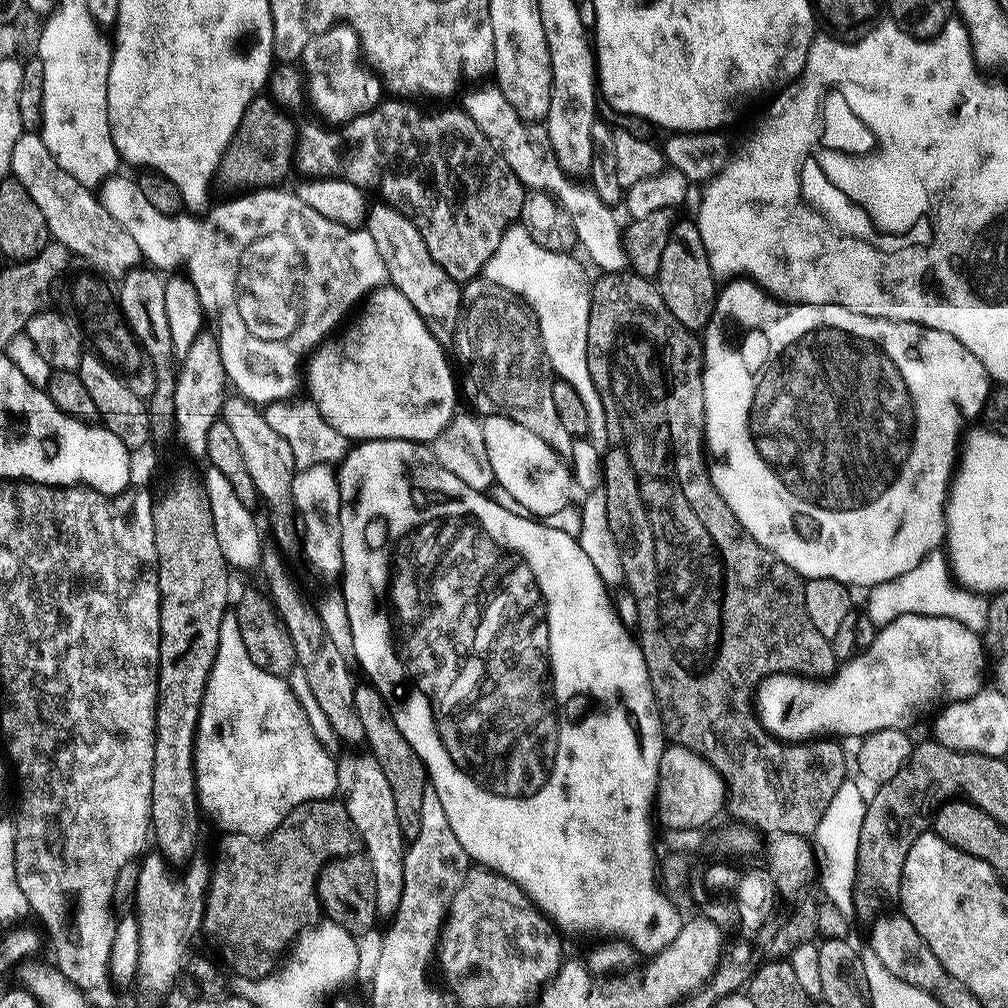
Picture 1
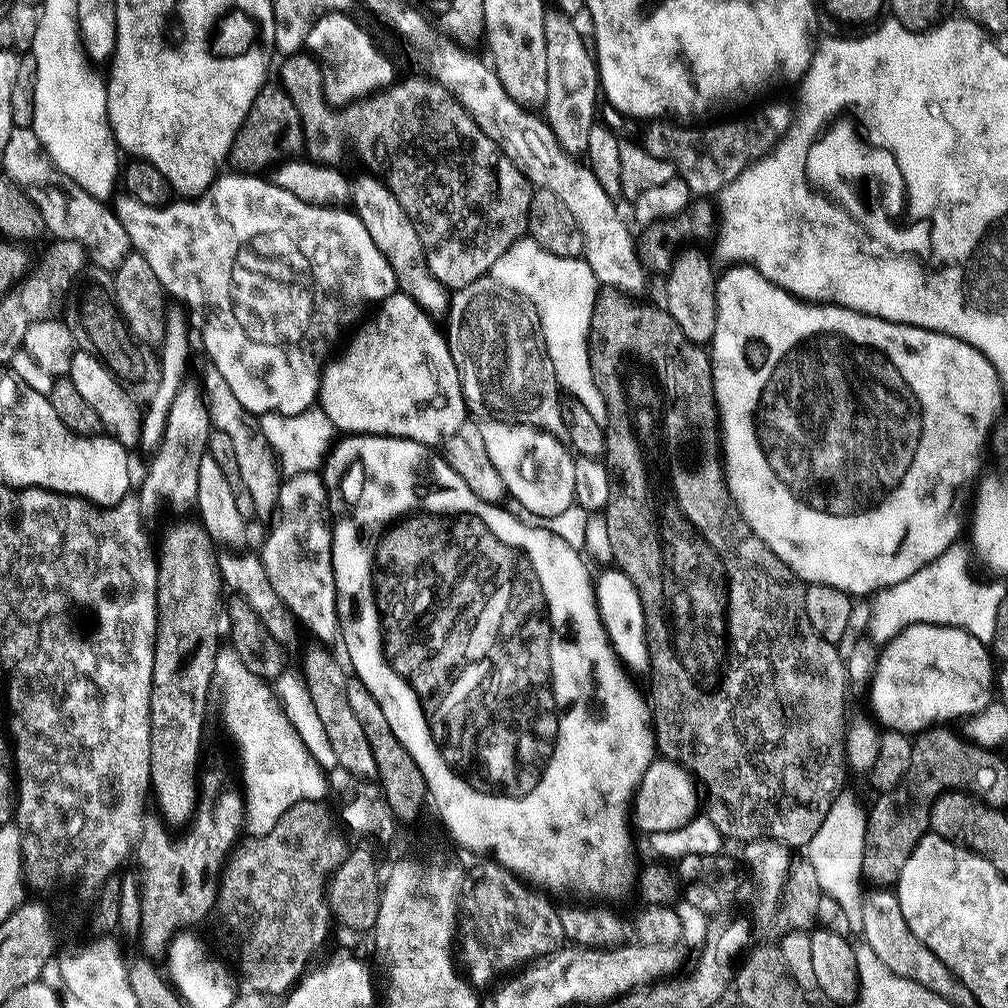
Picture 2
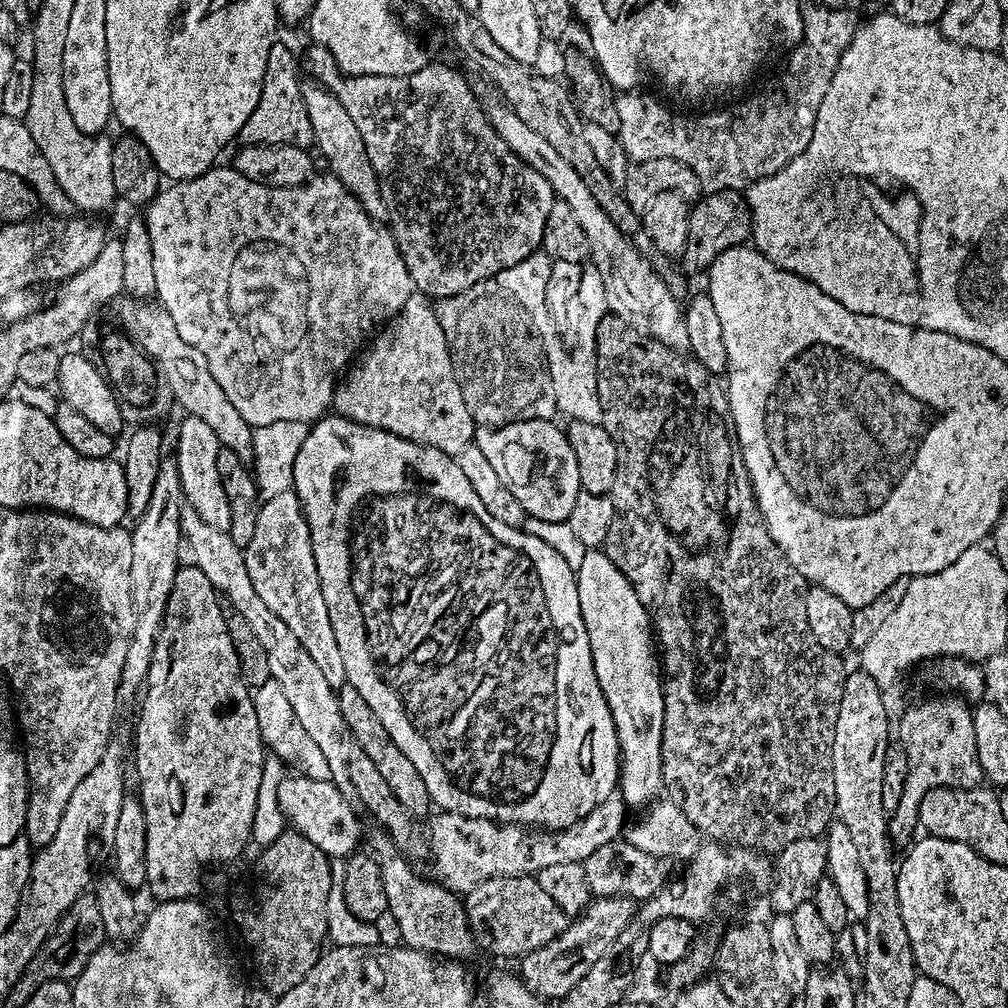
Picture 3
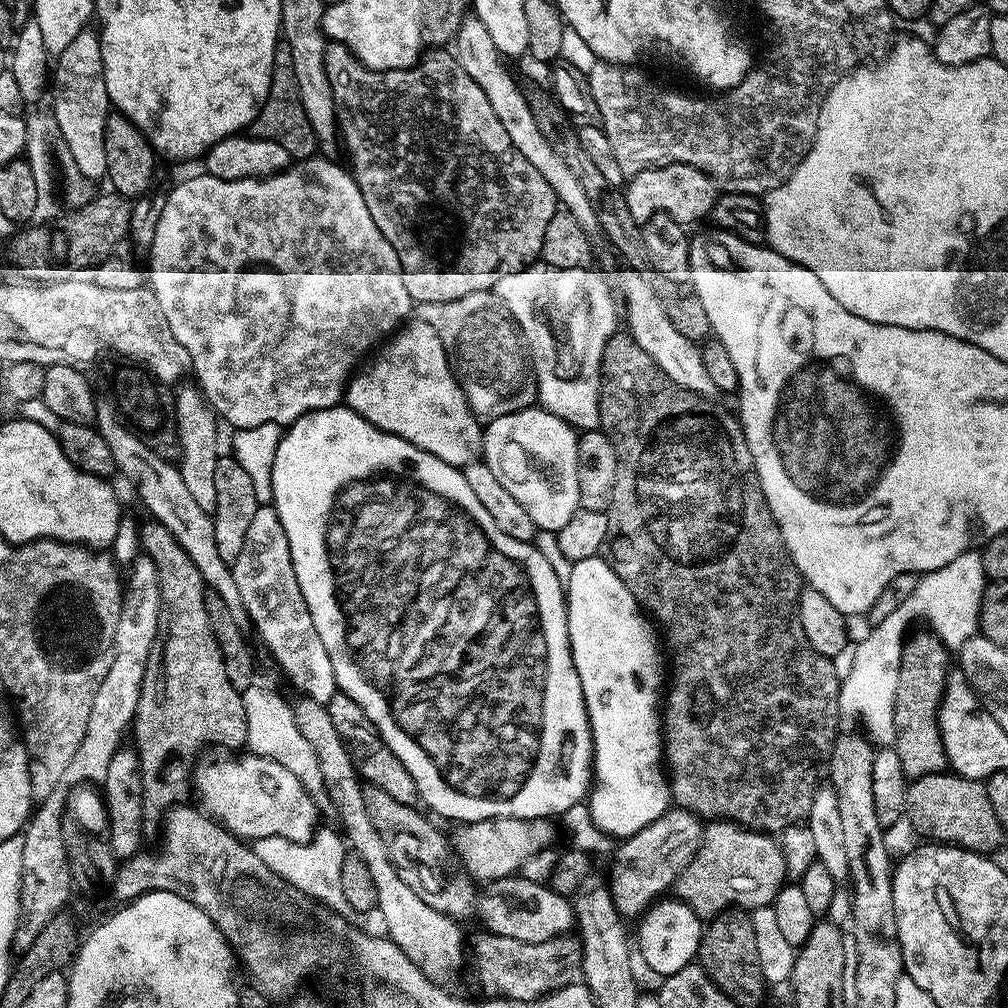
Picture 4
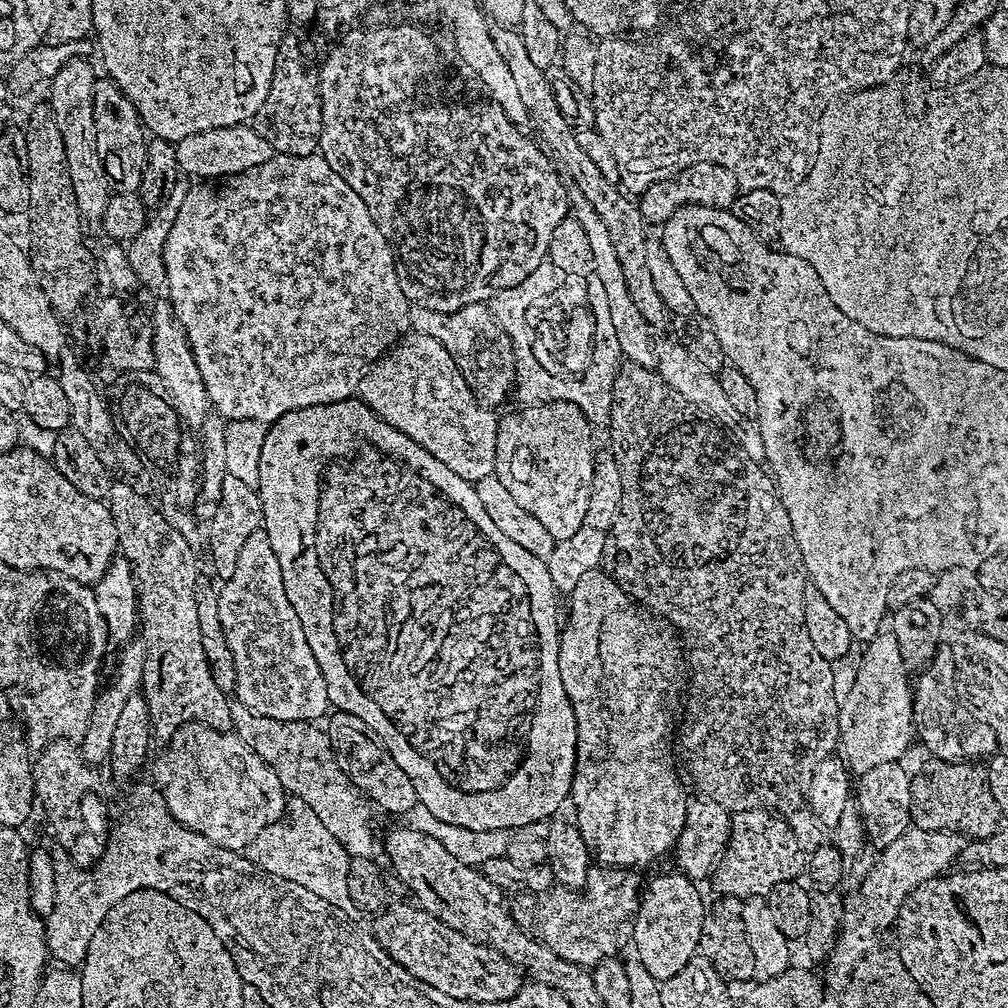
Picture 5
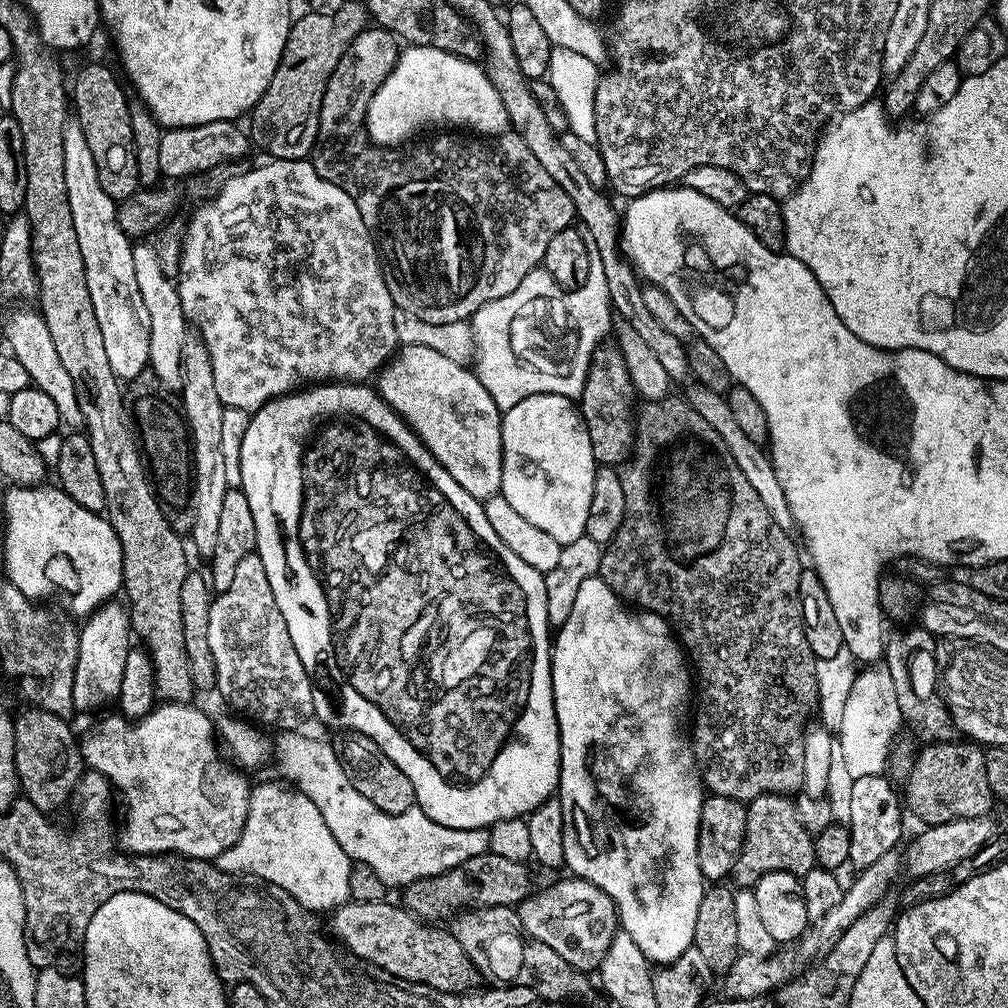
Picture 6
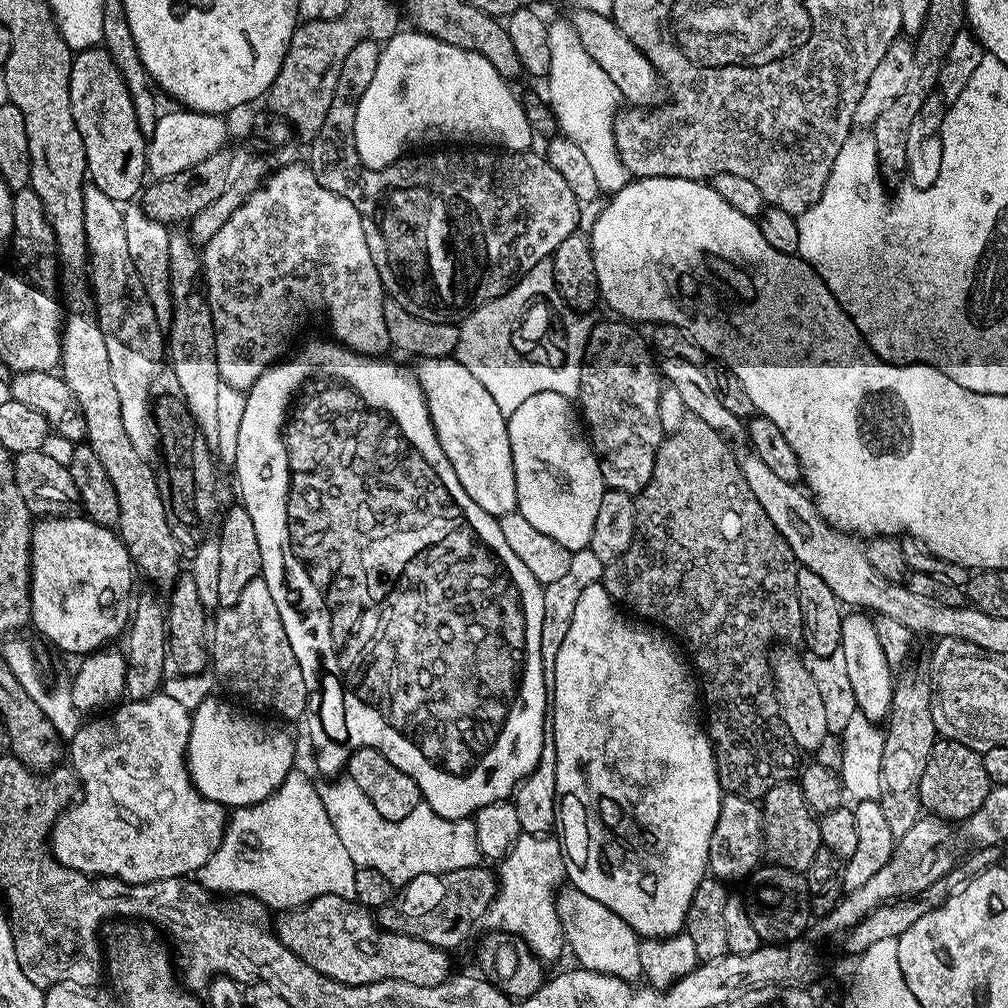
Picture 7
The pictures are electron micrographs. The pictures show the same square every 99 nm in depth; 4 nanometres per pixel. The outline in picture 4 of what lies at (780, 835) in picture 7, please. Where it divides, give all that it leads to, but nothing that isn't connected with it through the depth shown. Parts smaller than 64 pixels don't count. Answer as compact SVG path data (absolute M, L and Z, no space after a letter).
M714 820L705 827L704 841L700 843L698 854L690 862L690 866L682 870L675 882L674 892L701 918L715 918L729 910L755 910L771 905L781 888L785 887L787 875L781 841L775 835L743 828L733 820Z

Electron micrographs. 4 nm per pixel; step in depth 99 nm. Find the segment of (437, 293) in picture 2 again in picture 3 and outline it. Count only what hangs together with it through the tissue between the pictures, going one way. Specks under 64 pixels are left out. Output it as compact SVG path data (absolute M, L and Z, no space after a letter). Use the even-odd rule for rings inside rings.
M308 78L300 85L302 102L306 102L306 114L310 114L310 126L315 147L320 147L324 160L328 163L327 171L341 180L344 188L364 208L364 213L377 222L383 222L388 216L388 204L385 189L380 177L368 157L366 142L362 142L362 134L358 126L354 126L354 118L342 106L342 102L320 83ZM384 196L385 200L384 201ZM388 203L388 204L387 204Z

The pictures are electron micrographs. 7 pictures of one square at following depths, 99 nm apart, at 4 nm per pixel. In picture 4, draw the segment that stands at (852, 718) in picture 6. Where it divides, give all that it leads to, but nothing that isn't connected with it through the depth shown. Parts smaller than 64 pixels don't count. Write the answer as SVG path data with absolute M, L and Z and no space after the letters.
M976 550L962 554L938 570L923 573L918 586L914 586L914 594L910 594L910 598L906 598L890 618L875 625L864 641L855 645L854 664L840 686L840 710L845 717L857 716L860 719L865 728L863 731L873 745L892 746L896 742L894 710L900 685L898 674L906 637L913 627L911 624L915 620L925 620L928 623L925 625L947 648L959 650L969 638L977 635L985 589L983 555Z

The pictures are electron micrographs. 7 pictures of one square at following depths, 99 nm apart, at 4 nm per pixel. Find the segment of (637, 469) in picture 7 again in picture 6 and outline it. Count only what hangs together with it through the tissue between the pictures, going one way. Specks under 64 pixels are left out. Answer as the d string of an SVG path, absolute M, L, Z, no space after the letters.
M601 346L592 355L592 365L588 367L588 378L584 382L584 392L578 398L578 407L590 434L590 446L597 465L620 466L631 457L636 442L638 397L619 347L608 347Z

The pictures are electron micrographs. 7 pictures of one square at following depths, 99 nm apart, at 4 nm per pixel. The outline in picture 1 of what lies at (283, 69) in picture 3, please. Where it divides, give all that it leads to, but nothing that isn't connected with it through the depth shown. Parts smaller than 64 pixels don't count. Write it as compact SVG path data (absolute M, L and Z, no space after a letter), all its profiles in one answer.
M267 95L255 96L238 122L232 141L220 159L215 179L224 188L236 190L259 190L275 188L287 172L290 172L294 141L298 136L297 125L292 125L293 117L278 108Z

